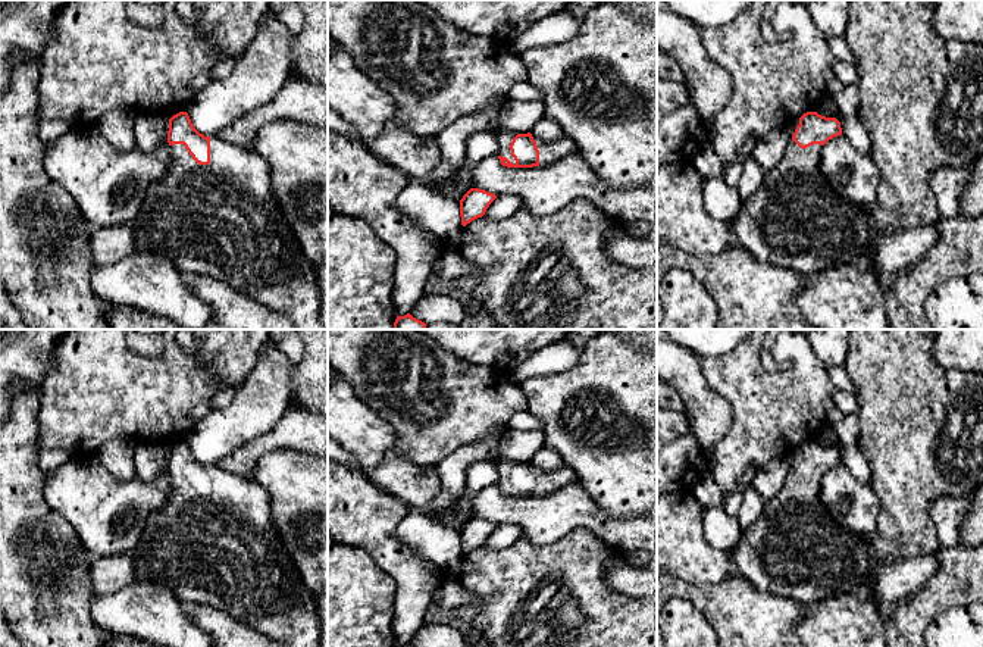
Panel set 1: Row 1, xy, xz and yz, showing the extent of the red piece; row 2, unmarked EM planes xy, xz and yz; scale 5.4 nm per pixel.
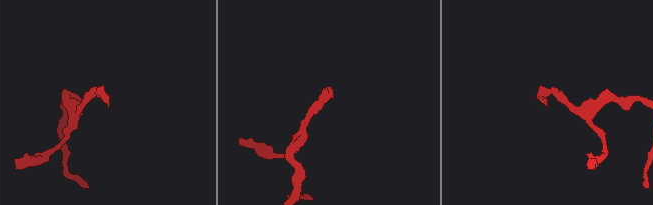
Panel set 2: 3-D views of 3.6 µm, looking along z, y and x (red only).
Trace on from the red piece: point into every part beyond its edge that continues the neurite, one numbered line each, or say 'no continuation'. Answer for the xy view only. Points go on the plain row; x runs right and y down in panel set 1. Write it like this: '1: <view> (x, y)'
1: xy (221, 549)

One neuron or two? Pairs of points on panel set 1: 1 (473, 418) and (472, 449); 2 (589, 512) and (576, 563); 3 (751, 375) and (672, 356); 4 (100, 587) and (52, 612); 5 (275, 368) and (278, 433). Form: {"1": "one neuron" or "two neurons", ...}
{"1": "two neurons", "2": "two neurons", "3": "two neurons", "4": "two neurons", "5": "two neurons"}

